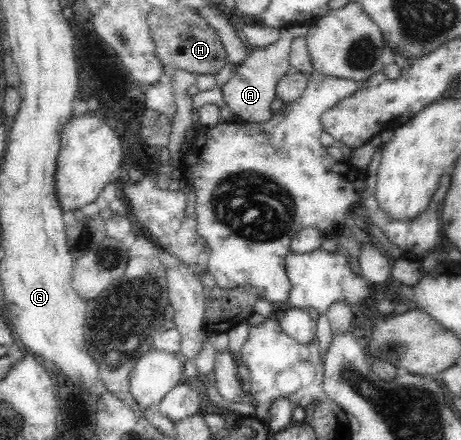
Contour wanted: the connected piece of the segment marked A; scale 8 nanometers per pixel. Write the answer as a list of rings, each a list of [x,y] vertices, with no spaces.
[[[291,25],[282,28],[279,40],[265,49],[257,49],[247,55],[237,68],[235,75],[223,86],[222,93],[225,103],[240,121],[263,123],[275,112],[271,110],[271,102],[275,99],[275,89],[279,80],[288,72],[290,67],[290,47],[295,37],[306,37],[308,25]]]

